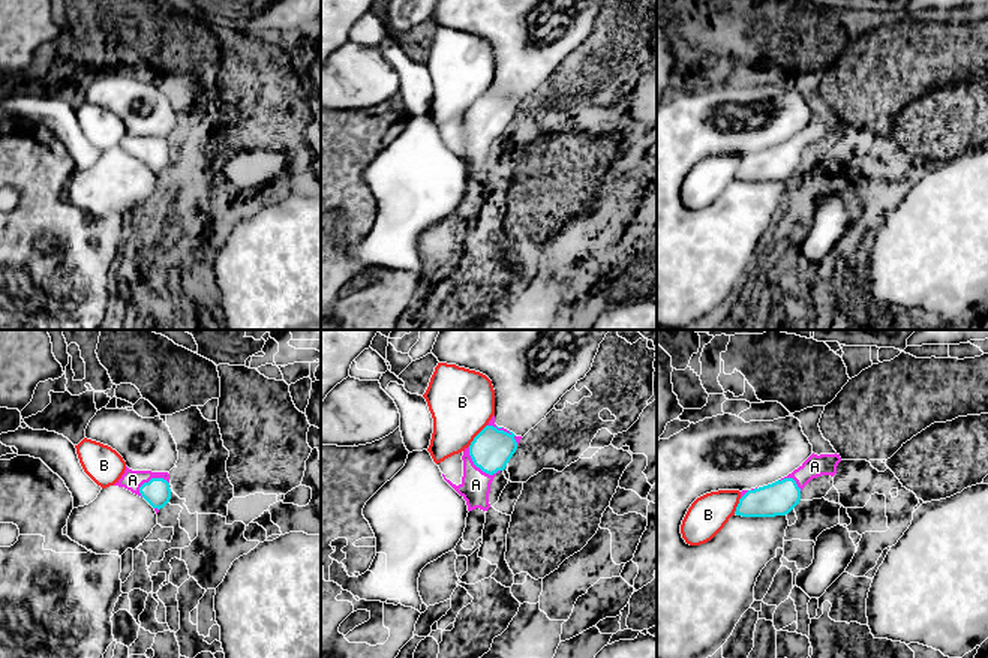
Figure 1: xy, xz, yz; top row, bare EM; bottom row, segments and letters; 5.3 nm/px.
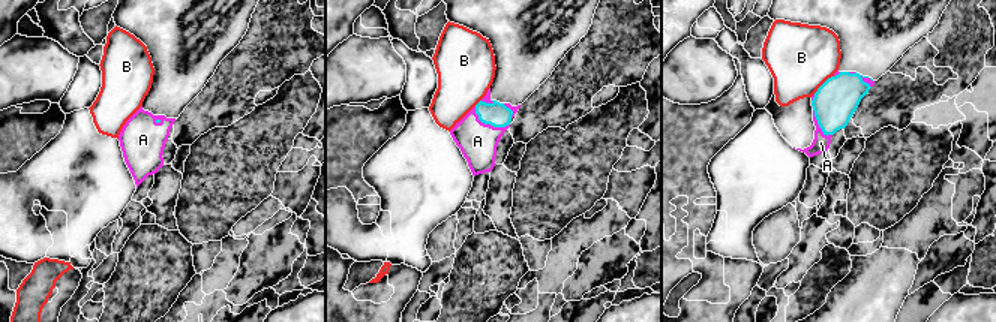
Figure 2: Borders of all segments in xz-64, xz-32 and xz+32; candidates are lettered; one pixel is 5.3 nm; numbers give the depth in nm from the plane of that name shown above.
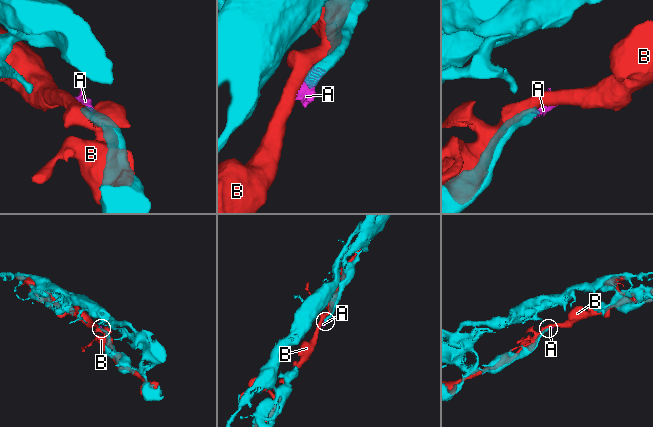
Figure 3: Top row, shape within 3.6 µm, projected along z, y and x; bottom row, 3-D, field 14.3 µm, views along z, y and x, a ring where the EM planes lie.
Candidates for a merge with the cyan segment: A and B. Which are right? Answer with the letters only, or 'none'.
A

